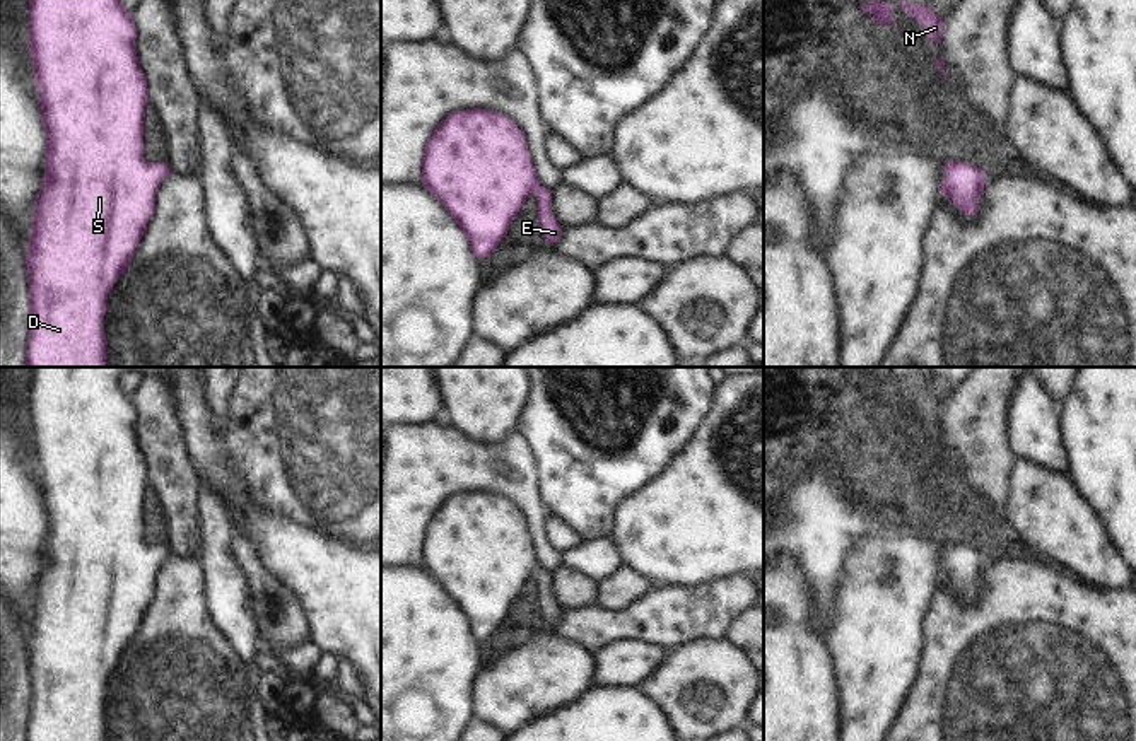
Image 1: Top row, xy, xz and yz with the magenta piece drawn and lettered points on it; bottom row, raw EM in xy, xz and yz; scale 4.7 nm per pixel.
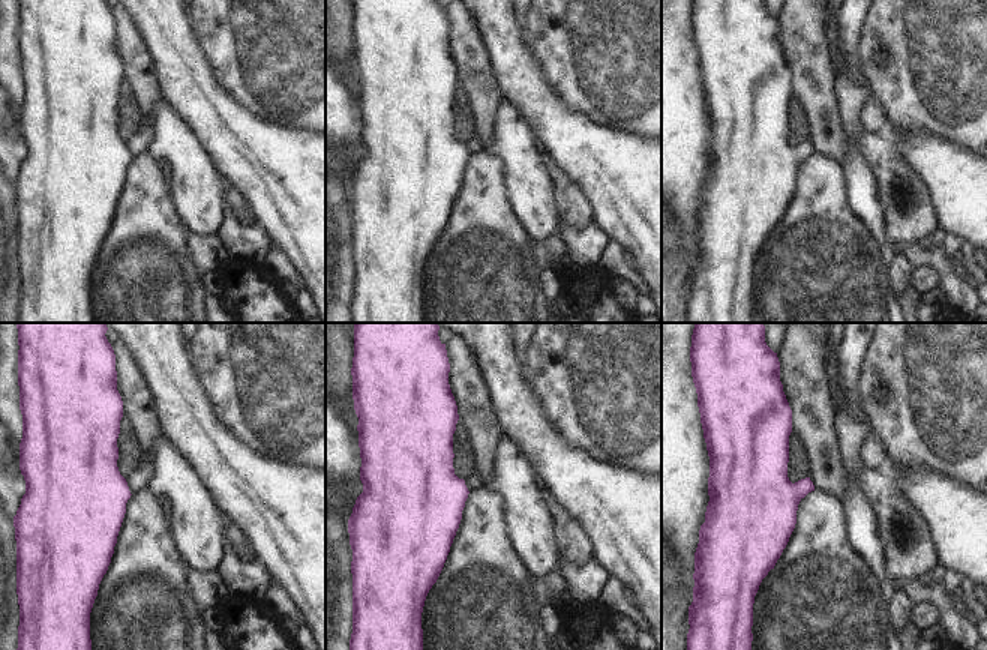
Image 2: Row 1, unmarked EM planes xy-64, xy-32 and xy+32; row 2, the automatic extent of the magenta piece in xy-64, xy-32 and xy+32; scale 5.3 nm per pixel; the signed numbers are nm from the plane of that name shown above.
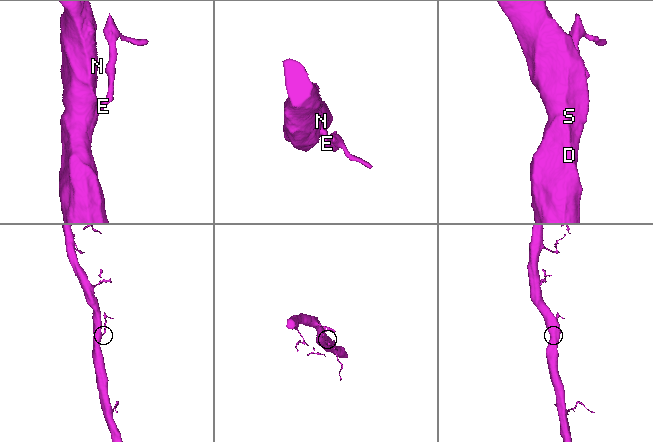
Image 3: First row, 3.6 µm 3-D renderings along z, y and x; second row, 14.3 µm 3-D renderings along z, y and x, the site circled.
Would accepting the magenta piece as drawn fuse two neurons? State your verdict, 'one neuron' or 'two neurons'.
one neuron

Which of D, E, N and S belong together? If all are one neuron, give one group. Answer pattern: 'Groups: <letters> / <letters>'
Groups: D E N S.

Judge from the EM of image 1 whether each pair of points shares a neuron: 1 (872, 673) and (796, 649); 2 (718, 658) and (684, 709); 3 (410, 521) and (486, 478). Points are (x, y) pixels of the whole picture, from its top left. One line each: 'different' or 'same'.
1: different
2: same
3: same

